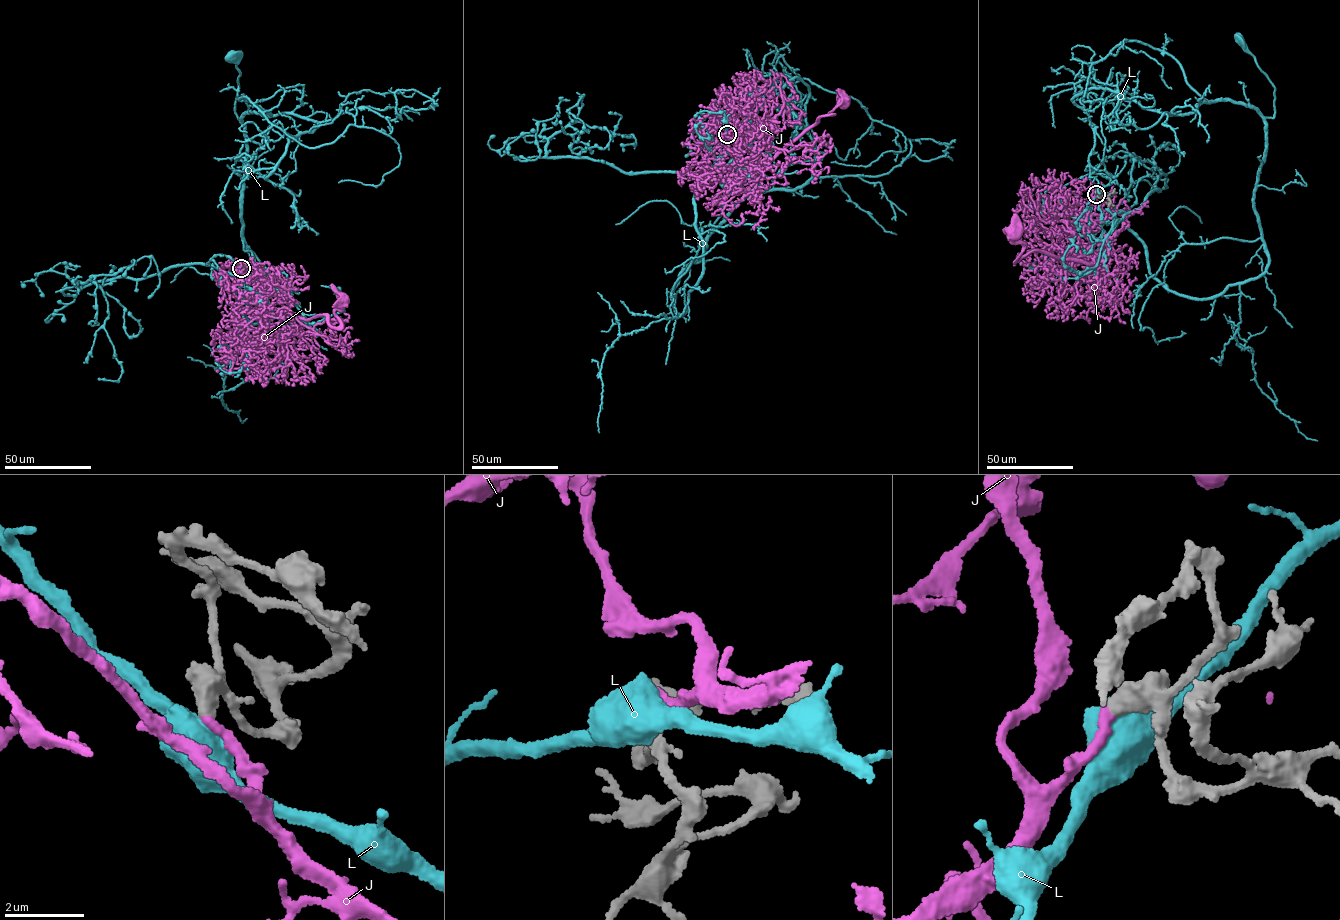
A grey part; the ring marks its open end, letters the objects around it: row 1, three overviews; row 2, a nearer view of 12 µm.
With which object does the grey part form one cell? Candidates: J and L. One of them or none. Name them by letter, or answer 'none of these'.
J

